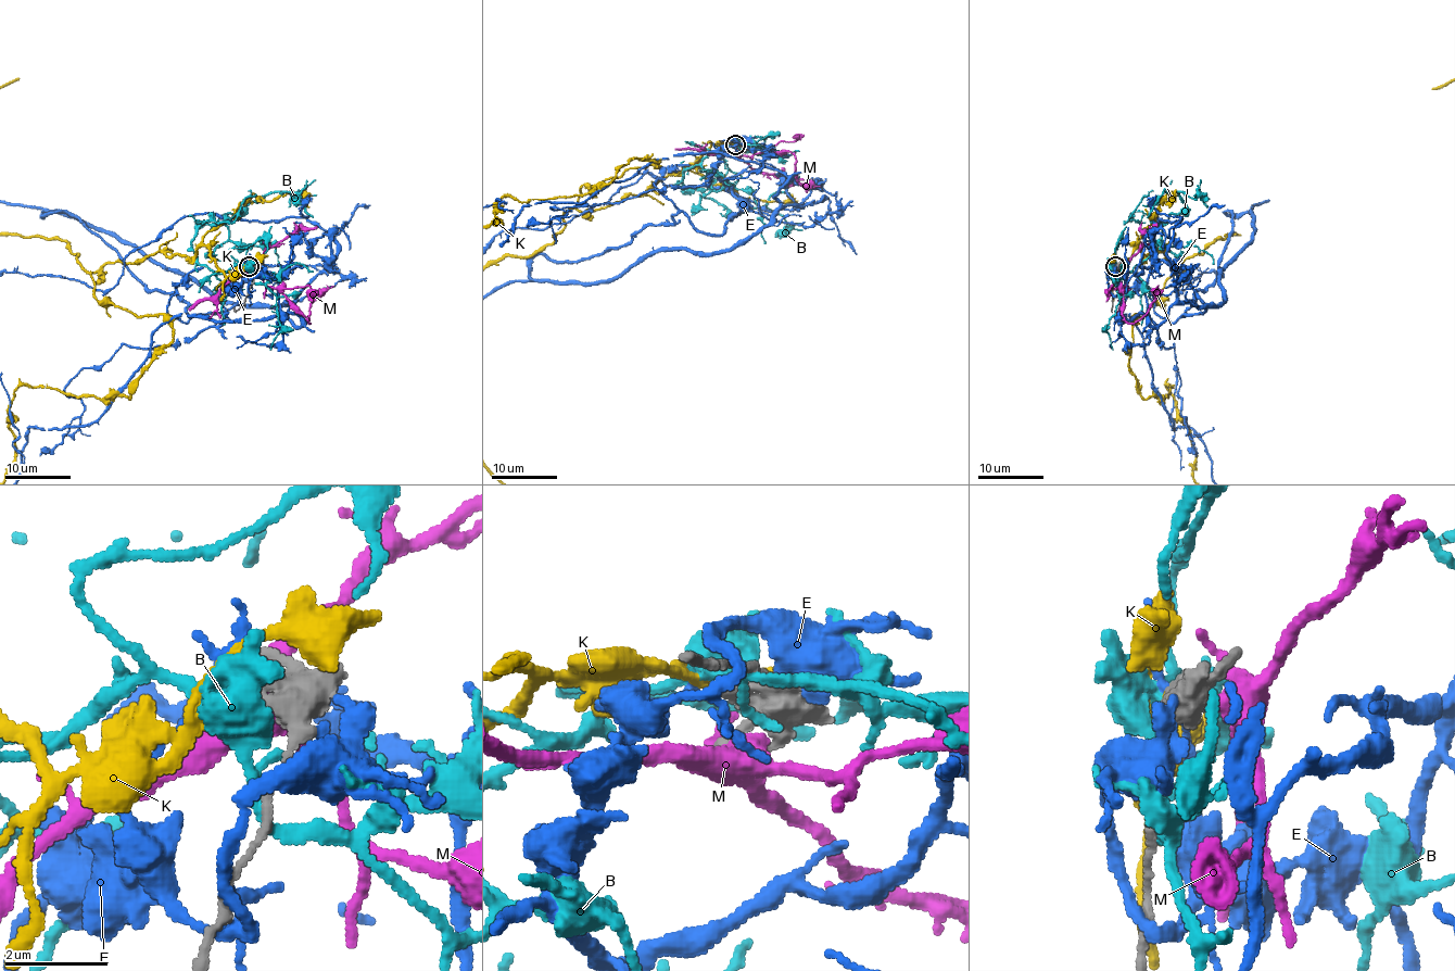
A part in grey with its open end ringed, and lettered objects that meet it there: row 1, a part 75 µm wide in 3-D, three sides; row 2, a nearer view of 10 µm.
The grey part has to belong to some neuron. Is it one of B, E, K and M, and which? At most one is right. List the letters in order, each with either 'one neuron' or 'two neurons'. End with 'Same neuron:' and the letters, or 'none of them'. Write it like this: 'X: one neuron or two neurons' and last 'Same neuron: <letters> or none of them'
B: two neurons
E: two neurons
K: one neuron
M: two neurons
Same neuron: K

